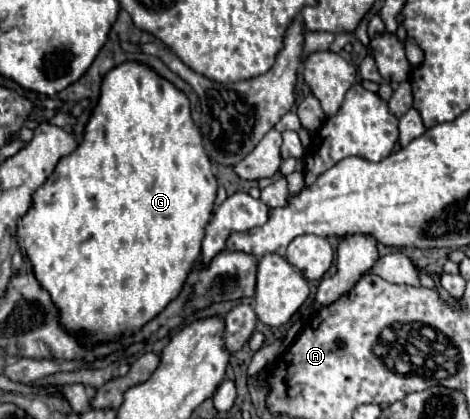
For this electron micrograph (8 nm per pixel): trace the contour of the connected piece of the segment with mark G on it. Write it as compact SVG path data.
M124 63L114 67L108 77L102 83L102 95L98 101L98 107L94 109L90 123L86 125L84 139L80 141L78 149L70 153L68 157L60 159L54 173L48 177L48 181L32 195L32 207L28 213L18 221L16 239L20 245L20 251L26 253L26 259L30 261L30 269L38 283L50 293L52 303L58 309L60 327L68 329L84 347L96 347L104 343L114 343L124 337L130 337L138 333L148 321L152 321L158 313L162 313L170 301L174 301L182 287L186 285L186 279L194 265L200 259L200 243L204 239L204 229L212 217L212 207L216 201L216 177L210 171L210 159L202 147L202 137L190 117L190 101L182 91L178 91L172 83L158 77L152 69L140 65L140 63Z

